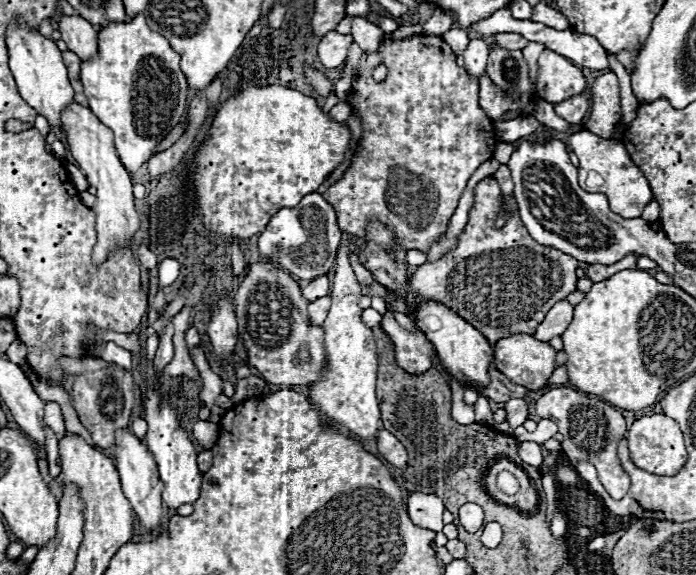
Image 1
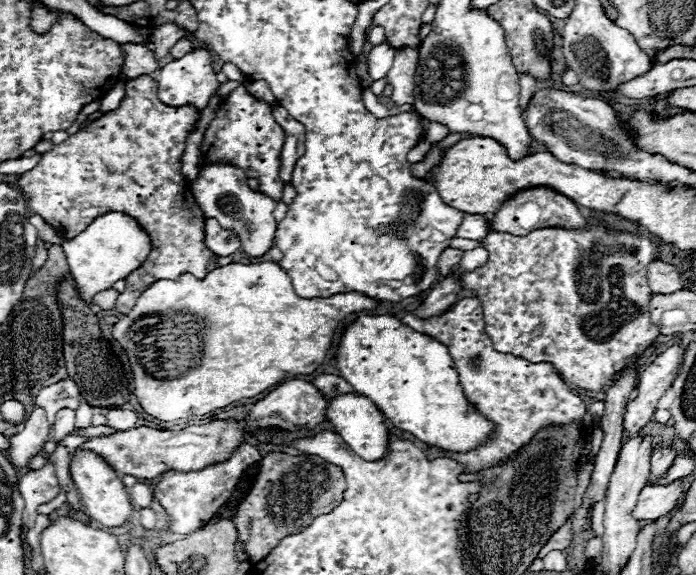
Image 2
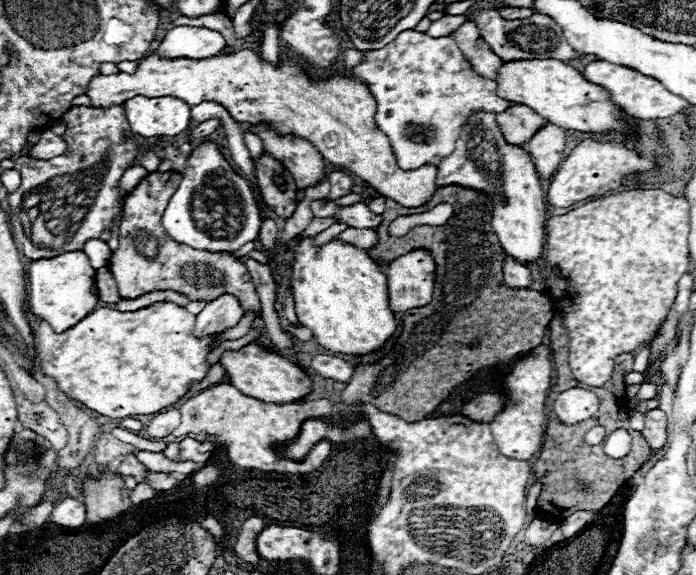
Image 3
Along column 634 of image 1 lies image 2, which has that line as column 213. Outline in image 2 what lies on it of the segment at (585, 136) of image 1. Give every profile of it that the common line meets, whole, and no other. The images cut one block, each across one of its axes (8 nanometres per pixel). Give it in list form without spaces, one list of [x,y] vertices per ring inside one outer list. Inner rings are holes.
[[[212,164],[200,170],[198,178],[190,182],[192,194],[206,218],[216,218],[220,226],[232,230],[242,240],[242,250],[248,258],[260,258],[274,246],[276,220],[272,216],[276,202],[260,192],[252,192],[246,184],[246,176],[236,166]]]

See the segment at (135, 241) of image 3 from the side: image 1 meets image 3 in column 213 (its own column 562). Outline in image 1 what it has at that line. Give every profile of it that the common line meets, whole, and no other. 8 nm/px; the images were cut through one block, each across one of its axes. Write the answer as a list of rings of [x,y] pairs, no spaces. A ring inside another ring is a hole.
[[[488,176],[474,188],[474,204],[456,248],[436,262],[424,262],[418,266],[410,282],[418,296],[446,304],[468,324],[474,324],[474,328],[480,330],[490,344],[496,344],[506,336],[534,334],[536,326],[544,320],[544,314],[576,290],[576,268],[582,268],[596,283],[620,270],[636,270],[636,260],[640,256],[642,254],[628,254],[620,262],[604,266],[581,262],[556,248],[540,246],[524,228],[516,200],[504,196],[498,182]],[[502,210],[510,212],[508,220],[500,230],[494,230],[492,226]]]

